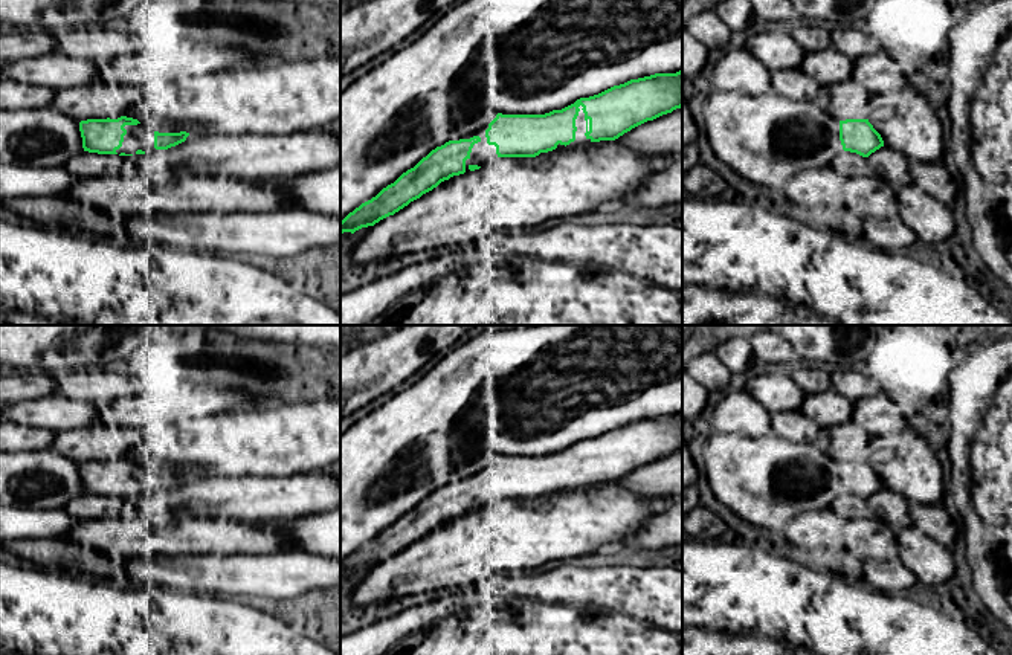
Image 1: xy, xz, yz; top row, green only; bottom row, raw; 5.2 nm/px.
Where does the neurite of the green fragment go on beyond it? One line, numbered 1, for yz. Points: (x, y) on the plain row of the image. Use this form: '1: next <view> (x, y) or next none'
1: next none

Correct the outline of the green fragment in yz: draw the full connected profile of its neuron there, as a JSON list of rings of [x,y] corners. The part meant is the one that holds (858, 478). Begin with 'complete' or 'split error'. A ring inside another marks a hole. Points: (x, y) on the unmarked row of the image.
complete; [[[869,461],[840,463],[840,482],[844,493],[869,499],[884,489],[881,476],[873,470]]]

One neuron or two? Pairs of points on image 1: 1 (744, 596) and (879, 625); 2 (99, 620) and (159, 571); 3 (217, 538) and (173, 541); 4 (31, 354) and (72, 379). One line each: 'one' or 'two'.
1: one
2: two
3: one
4: two

